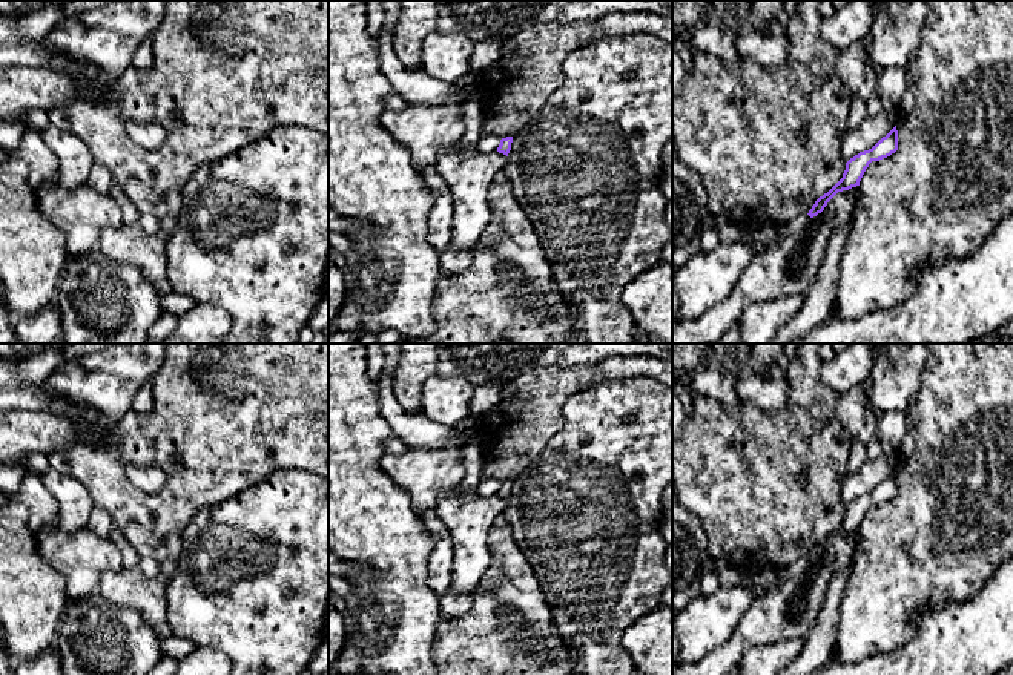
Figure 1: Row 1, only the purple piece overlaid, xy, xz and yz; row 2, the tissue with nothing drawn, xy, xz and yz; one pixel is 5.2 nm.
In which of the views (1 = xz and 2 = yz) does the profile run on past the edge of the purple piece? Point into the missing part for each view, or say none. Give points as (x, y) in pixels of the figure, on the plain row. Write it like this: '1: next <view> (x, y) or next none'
1: next none
2: next none

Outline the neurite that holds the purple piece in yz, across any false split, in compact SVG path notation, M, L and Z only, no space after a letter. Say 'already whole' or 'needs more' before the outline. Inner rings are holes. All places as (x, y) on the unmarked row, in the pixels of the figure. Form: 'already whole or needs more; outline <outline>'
already whole; outline M895 469L872 492L860 496L858 499L855 499L846 506L846 514L843 517L843 522L827 537L824 537L815 545L815 548L812 549L807 558L810 561L817 560L824 554L827 546L838 535L849 534L852 531L860 529L860 525L872 505L879 505L883 502L887 502L896 494L898 494L898 474Z

